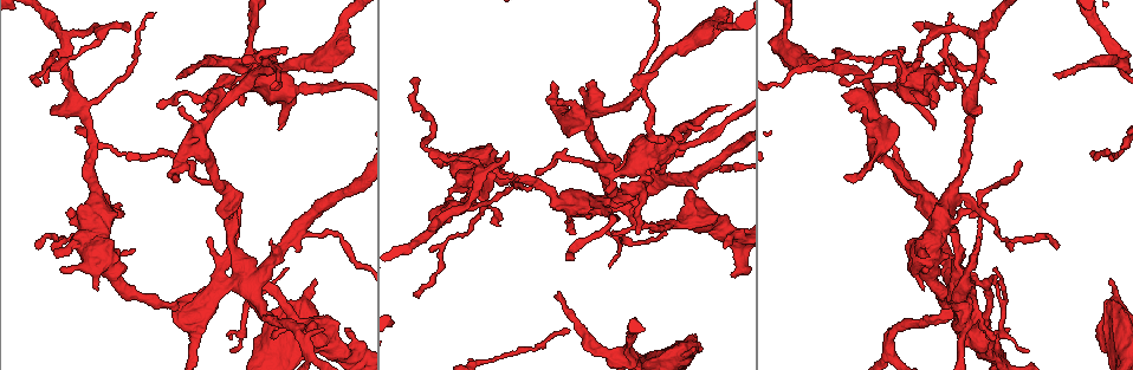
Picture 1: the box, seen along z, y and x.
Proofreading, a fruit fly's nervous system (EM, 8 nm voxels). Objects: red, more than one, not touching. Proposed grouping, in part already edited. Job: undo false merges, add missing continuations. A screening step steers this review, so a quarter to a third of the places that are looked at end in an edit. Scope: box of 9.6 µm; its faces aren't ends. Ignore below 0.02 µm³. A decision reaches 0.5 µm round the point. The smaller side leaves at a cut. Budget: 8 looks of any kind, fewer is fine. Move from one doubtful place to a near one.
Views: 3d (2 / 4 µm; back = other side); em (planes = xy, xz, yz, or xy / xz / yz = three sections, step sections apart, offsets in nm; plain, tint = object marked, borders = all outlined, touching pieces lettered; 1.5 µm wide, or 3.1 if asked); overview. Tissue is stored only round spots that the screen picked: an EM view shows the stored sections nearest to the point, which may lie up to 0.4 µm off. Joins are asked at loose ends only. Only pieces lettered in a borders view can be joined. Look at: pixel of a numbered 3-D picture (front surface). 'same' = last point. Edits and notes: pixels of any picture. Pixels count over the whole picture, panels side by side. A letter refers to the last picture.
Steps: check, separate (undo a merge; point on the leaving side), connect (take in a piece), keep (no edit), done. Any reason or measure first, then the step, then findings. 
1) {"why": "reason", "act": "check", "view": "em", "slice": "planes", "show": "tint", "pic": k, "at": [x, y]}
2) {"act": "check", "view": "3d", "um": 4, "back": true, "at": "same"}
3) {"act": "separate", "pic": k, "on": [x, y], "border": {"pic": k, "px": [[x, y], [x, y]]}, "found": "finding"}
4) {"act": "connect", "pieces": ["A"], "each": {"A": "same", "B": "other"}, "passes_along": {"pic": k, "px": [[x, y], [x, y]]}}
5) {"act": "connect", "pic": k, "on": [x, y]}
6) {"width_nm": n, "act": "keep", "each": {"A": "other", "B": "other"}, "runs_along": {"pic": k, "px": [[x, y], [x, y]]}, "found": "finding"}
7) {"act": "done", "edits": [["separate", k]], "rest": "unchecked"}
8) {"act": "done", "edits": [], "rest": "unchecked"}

{"why": "calibre changes", "act": "check", "view": "3d", "um": 2, "back": true, "pic": 1, "at": [241, 280]}

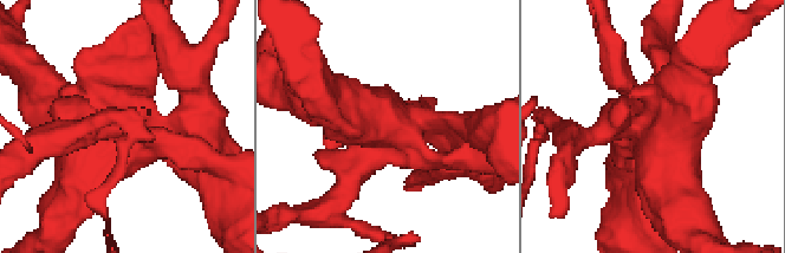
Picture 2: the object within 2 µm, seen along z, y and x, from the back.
{"act": "check", "view": "em", "slice": "xz", "step": 8, "show": "borders", "pic": 2, "at": [651, 124]}

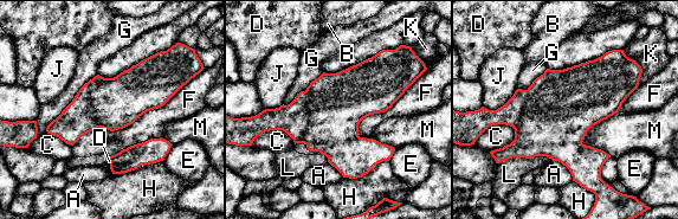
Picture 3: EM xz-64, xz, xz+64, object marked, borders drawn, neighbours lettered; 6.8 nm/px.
{"why": "another direction", "act": "check", "view": "em", "slice": "planes", "show": "borders", "at": "same"}

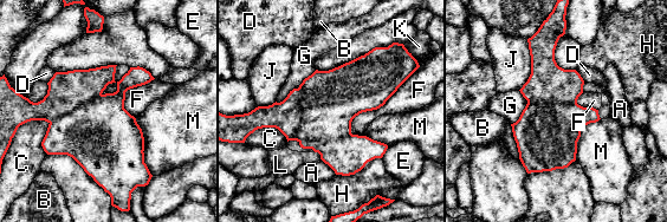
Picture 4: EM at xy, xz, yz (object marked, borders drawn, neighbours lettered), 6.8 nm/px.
{"width_nm": 320, "act": "separate", "pic": 4, "on": [68, 90], "each": {"A": "other", "B": "other", "C": "other", "D": "other", "E": "other", "F": "other", "G": "other", "H": "other", "J": "other", "K": "other", "L": "other", "M": "other"}, "border": {"pic": 4, "px": [[101, 93], [50, 123]]}, "found": "two cells meet here"}

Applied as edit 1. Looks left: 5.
{"why": "see it whole again", "act": "check", "view": "overview"}

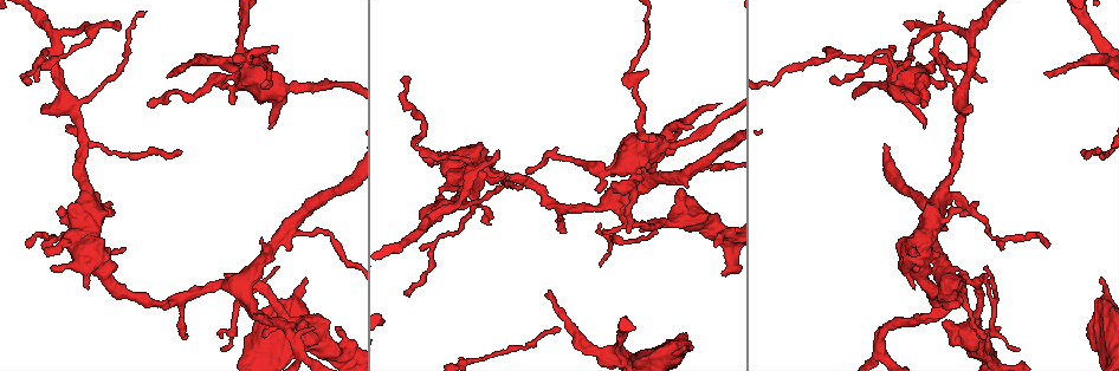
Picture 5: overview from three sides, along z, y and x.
{"why": "stops while still wide", "act": "check", "view": "3d", "um": 4, "pic": 5, "at": [307, 279]}

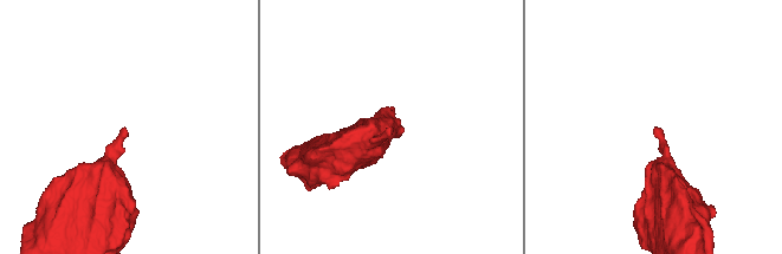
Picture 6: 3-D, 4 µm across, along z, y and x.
{"why": "shape alone is not enough", "act": "check", "view": "em", "slice": "xz", "step": 8, "show": "borders", "pic": 6, "at": [385, 130]}

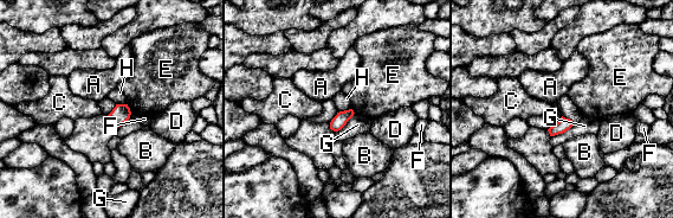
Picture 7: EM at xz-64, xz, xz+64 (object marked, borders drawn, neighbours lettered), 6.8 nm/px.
{"act": "keep", "each": {"A": "other", "B": "other", "C": "other", "D": "other", "E": "other", "F": "other", "G": "other", "H": "other"}, "border": {"pic": 7, "px": [[562, 115], [573, 123]]}, "found": "no lettered piece goes on from it"}

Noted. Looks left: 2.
{"act": "check", "view": "em", "slice": "xy", "step": 4, "show": "borders", "pic": 5, "at": [1047, 245]}

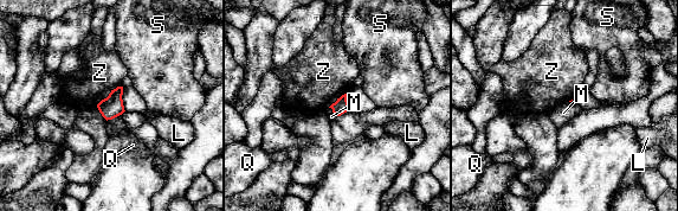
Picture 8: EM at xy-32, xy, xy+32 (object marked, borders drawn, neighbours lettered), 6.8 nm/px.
{"act": "keep", "each": {"L": "other", "M": "other", "Q": "other", "S": "other", "Z": "other"}, "border": {"pic": 8, "px": [[329, 107], [336, 116]]}, "found": "no lettered piece goes on from it"}

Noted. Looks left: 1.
{"act": "done", "edits": [["separate", 4]], "rest": "unchecked"}

